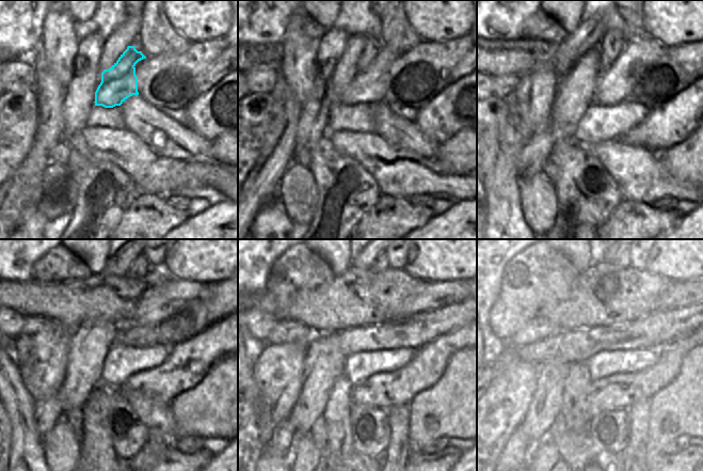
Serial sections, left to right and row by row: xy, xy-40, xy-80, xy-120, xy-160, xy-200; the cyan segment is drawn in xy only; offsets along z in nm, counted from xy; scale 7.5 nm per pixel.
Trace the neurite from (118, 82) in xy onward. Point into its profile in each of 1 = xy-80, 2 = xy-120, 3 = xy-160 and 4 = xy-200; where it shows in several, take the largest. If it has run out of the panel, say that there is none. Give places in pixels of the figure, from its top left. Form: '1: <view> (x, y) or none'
1: xy-80 (614, 80)
2: xy-120 (160, 301)
3: xy-160 (434, 295)
4: xy-200 (678, 294)

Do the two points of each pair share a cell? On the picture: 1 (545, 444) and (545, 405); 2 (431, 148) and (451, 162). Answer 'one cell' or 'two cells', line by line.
1: two cells
2: two cells

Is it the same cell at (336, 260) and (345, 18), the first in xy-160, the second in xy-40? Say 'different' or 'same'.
different

